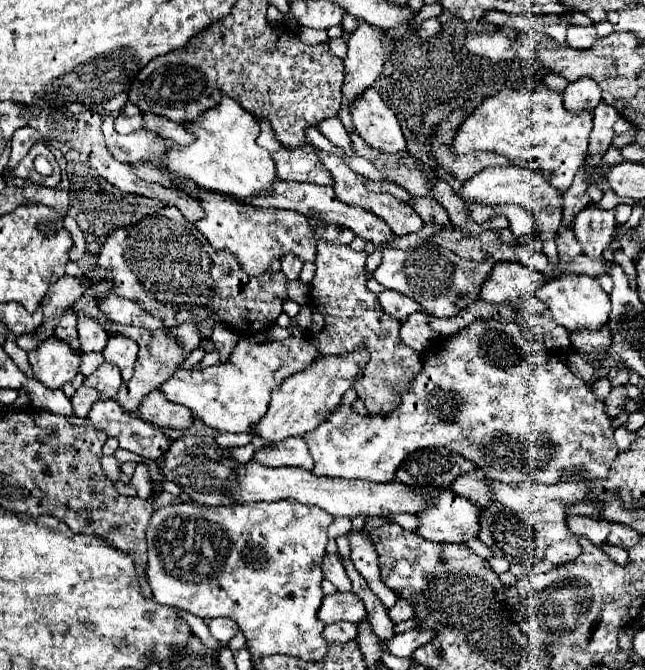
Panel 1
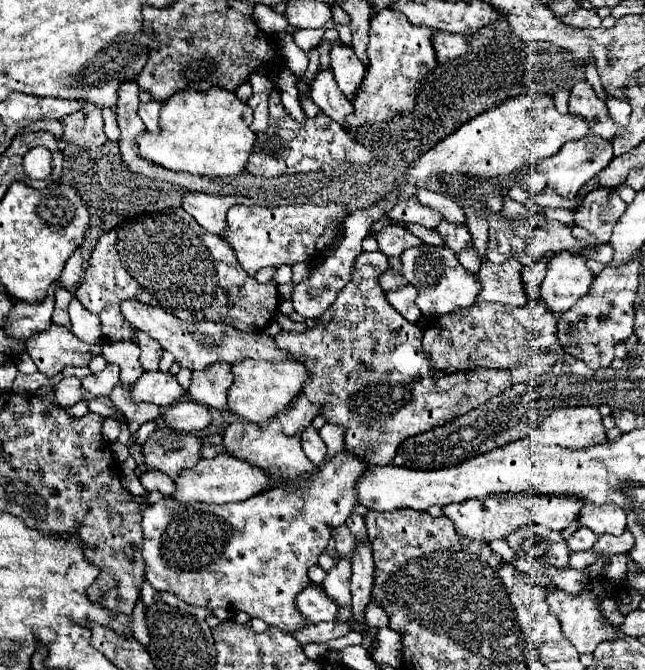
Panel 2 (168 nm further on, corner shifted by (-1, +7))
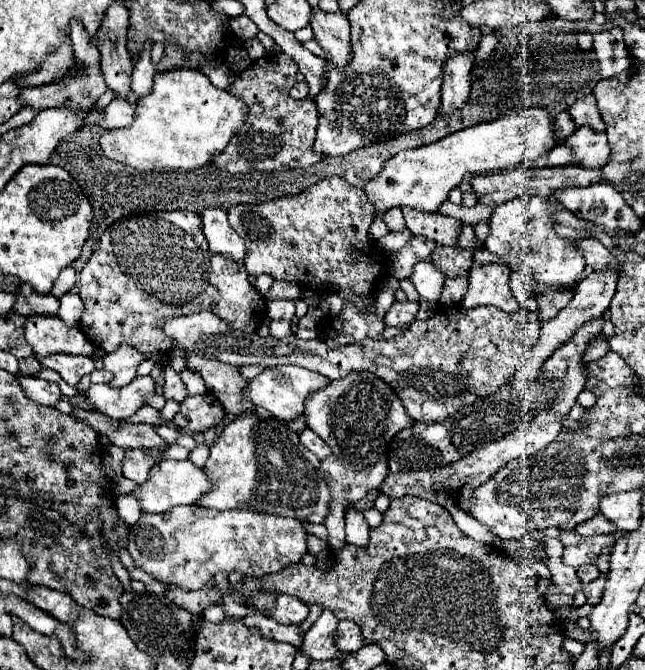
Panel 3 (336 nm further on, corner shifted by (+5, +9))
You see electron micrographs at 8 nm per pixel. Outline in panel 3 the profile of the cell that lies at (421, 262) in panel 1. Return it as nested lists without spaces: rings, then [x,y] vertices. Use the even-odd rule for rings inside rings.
[[[418,262],[410,276],[410,282],[418,290],[418,294],[430,302],[440,302],[444,280],[446,276],[432,262]]]

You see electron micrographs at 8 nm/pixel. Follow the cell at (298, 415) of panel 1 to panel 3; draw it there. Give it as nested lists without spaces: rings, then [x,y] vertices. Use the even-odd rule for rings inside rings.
[[[254,416],[236,418],[224,426],[214,446],[210,446],[210,456],[204,468],[208,480],[212,480],[212,488],[196,502],[196,506],[222,512],[248,504],[248,508],[256,508],[258,512],[288,516],[312,524],[322,524],[328,514],[330,490],[322,478],[320,460],[316,460],[306,448],[300,448],[298,434],[288,426],[266,426],[264,420]]]

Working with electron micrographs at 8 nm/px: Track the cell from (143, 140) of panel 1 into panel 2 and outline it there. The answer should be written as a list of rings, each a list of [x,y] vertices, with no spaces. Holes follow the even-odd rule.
[[[236,204],[228,210],[226,234],[222,236],[232,248],[240,266],[254,276],[260,268],[296,264],[316,256],[316,240],[322,236],[324,228],[334,220],[344,220],[348,210],[344,204],[326,204],[326,206],[246,206]]]

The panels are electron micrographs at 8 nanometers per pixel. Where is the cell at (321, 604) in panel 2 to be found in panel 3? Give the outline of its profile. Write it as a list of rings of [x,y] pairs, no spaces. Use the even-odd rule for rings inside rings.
[[[278,596],[276,604],[272,606],[272,618],[278,624],[302,624],[308,616],[308,606],[292,596]]]

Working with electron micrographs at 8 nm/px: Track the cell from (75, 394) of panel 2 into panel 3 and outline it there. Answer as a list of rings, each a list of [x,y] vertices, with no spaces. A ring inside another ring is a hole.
[[[16,374],[16,380],[18,380],[22,392],[24,392],[30,400],[34,400],[34,402],[38,402],[38,404],[54,406],[54,404],[62,398],[60,388],[58,388],[56,384],[46,382],[46,380],[32,378],[32,376],[18,376],[18,374]]]

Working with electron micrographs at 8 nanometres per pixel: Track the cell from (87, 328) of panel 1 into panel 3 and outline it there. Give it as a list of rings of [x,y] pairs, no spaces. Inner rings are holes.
[[[66,292],[66,294],[60,298],[58,316],[62,316],[64,324],[76,328],[78,322],[80,322],[80,316],[82,316],[82,300],[80,300],[80,296],[74,294],[74,292]]]

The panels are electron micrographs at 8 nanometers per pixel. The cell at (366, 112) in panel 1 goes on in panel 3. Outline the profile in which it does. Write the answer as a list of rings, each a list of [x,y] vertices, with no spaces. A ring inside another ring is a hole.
[[[312,10],[312,22],[314,38],[320,42],[320,46],[332,56],[332,62],[338,68],[344,68],[350,58],[350,22],[346,14],[342,12],[322,12]]]

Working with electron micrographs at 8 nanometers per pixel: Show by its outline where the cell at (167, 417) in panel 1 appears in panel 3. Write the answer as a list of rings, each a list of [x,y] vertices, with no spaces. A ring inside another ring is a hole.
[[[206,392],[198,396],[188,396],[180,404],[180,412],[174,416],[172,422],[180,430],[204,432],[212,426],[218,426],[224,420],[224,416],[224,406],[210,392]]]

